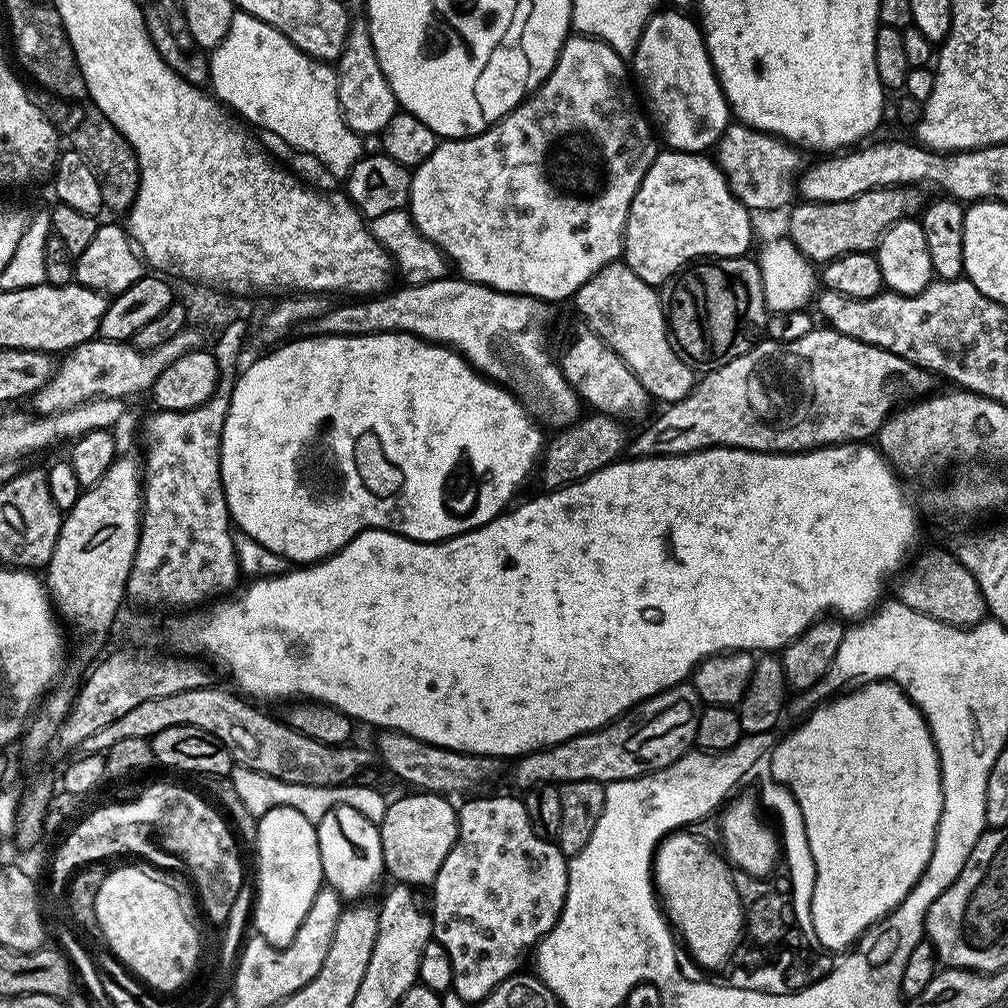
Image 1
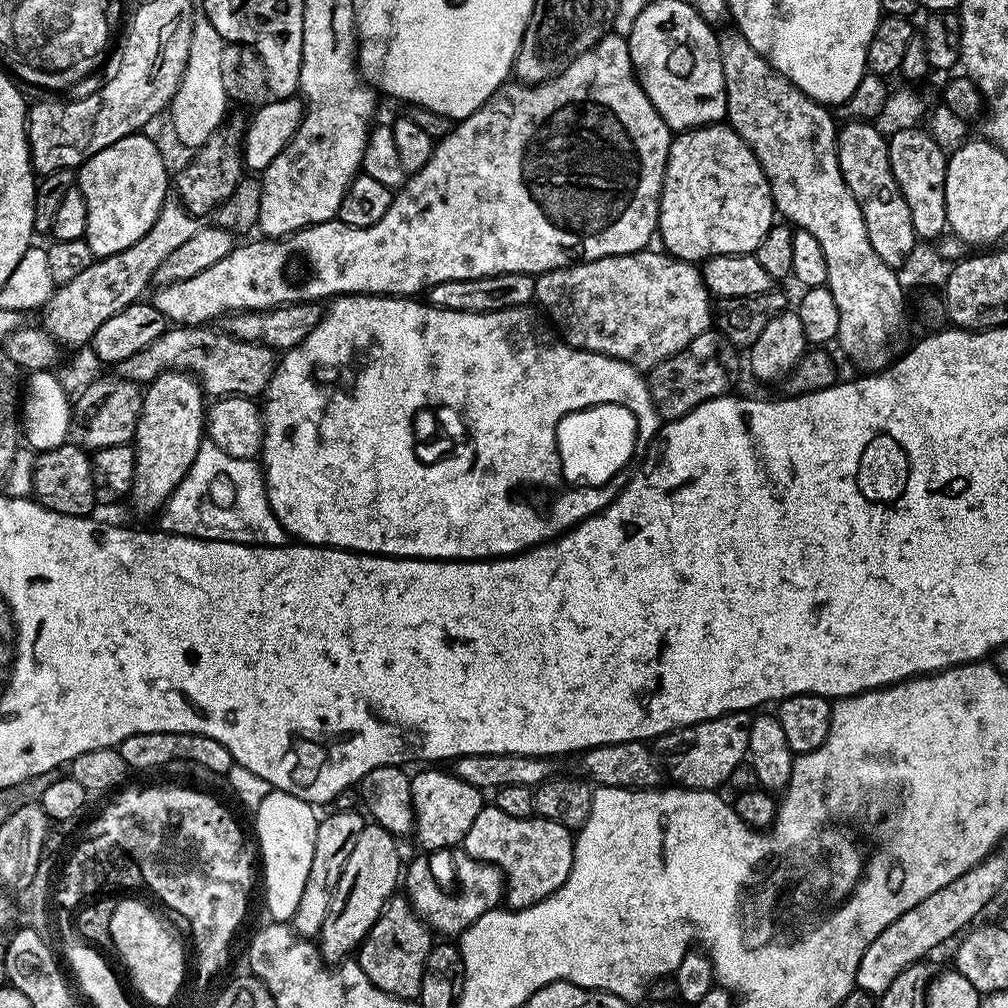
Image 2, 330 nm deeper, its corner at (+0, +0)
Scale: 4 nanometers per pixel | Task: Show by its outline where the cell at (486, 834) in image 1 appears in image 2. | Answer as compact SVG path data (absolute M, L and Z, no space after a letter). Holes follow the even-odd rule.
M485 806L474 818L470 830L466 830L462 850L470 858L483 860L486 864L494 864L504 874L504 900L509 909L529 908L542 898L554 894L570 878L570 870L574 866L574 843L573 829L566 826L558 826L558 822L541 820L527 816L526 818L510 818L510 814L502 814L494 806Z

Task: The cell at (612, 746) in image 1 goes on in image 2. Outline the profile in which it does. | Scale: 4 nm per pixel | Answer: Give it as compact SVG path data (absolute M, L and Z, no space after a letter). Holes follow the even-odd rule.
M727 712L713 720L703 720L685 728L675 728L659 737L654 744L667 779L681 788L716 790L727 785L730 774L739 764L745 763L750 742L752 716L748 712Z

